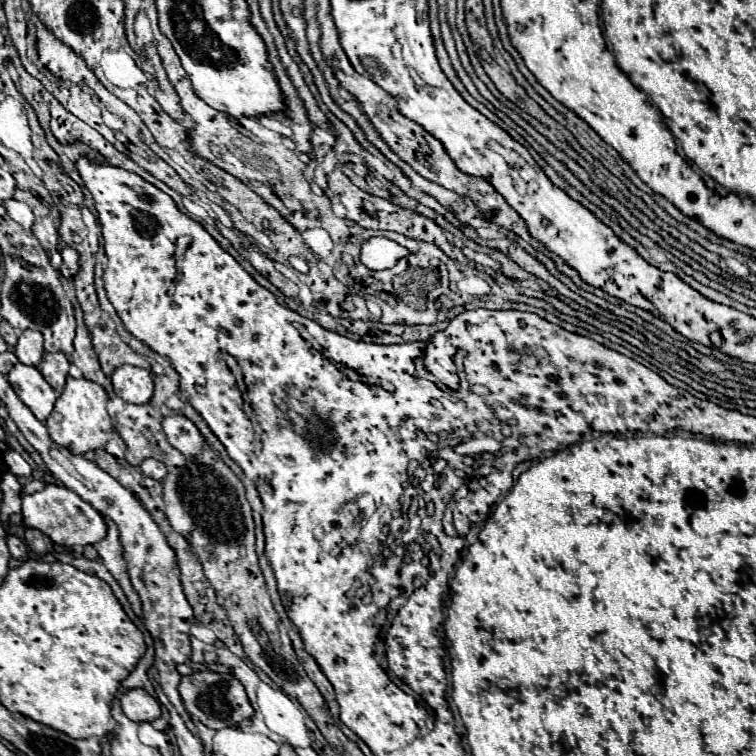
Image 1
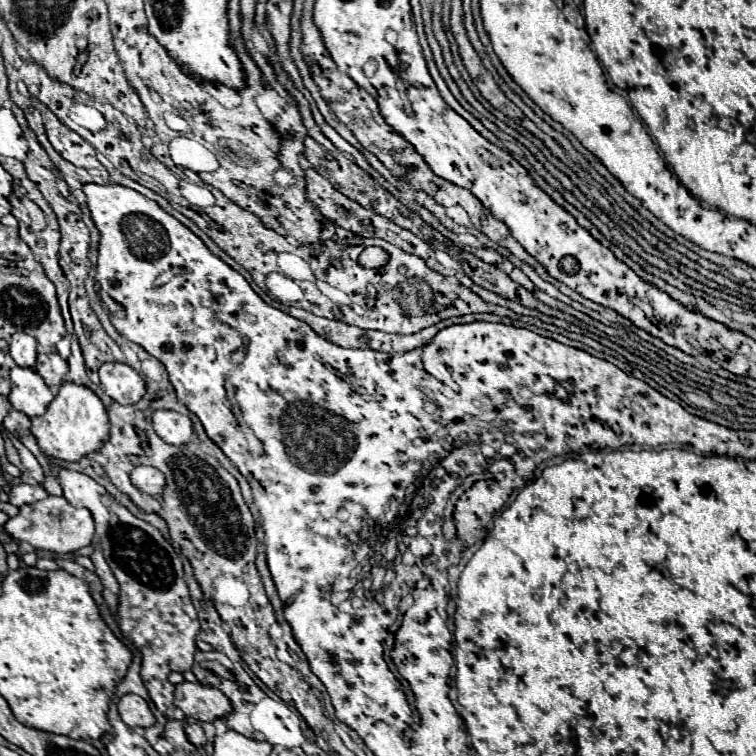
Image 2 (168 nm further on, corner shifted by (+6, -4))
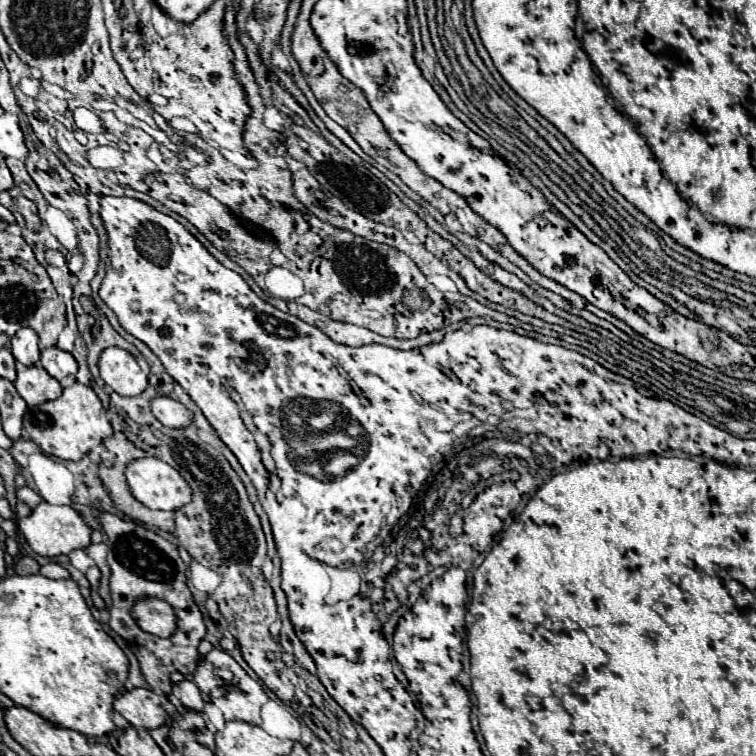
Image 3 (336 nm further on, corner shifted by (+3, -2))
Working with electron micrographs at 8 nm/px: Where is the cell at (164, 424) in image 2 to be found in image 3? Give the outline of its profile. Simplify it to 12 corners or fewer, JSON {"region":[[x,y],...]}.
{"region":[[168,396],[152,400],[152,414],[166,428],[186,428],[192,412]]}

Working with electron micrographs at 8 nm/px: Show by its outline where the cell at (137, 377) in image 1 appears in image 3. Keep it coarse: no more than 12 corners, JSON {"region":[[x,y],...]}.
{"region":[[120,348],[100,356],[100,378],[120,396],[138,396],[148,378]]}

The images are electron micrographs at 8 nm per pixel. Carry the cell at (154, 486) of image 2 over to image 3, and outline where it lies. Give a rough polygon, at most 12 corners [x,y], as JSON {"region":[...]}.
{"region":[[158,458],[130,462],[134,498],[178,510],[192,498],[186,480]]}

